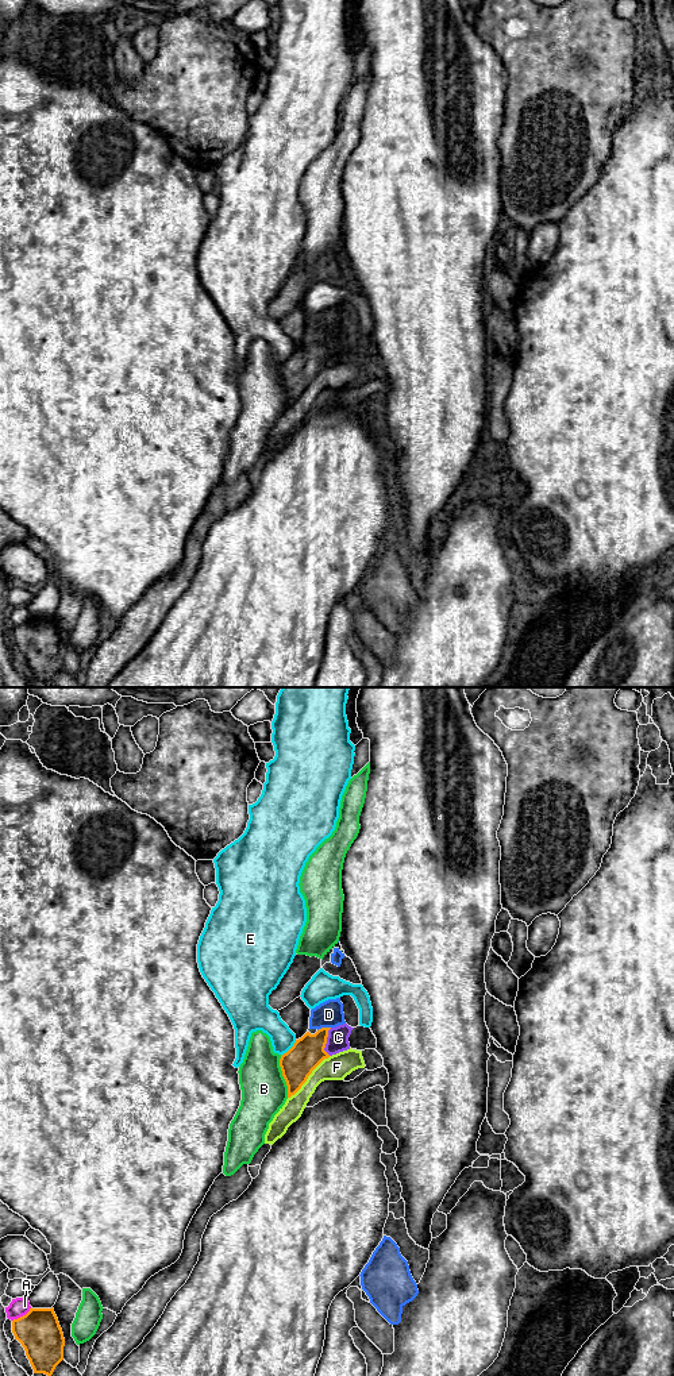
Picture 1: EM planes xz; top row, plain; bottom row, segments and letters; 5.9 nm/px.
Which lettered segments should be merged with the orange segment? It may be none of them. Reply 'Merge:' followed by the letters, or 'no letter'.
Merge: C

